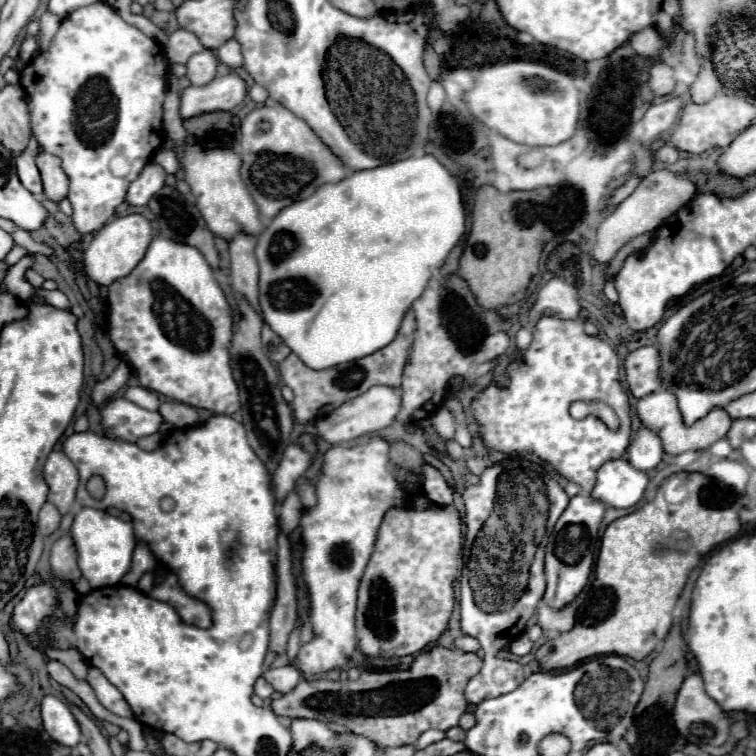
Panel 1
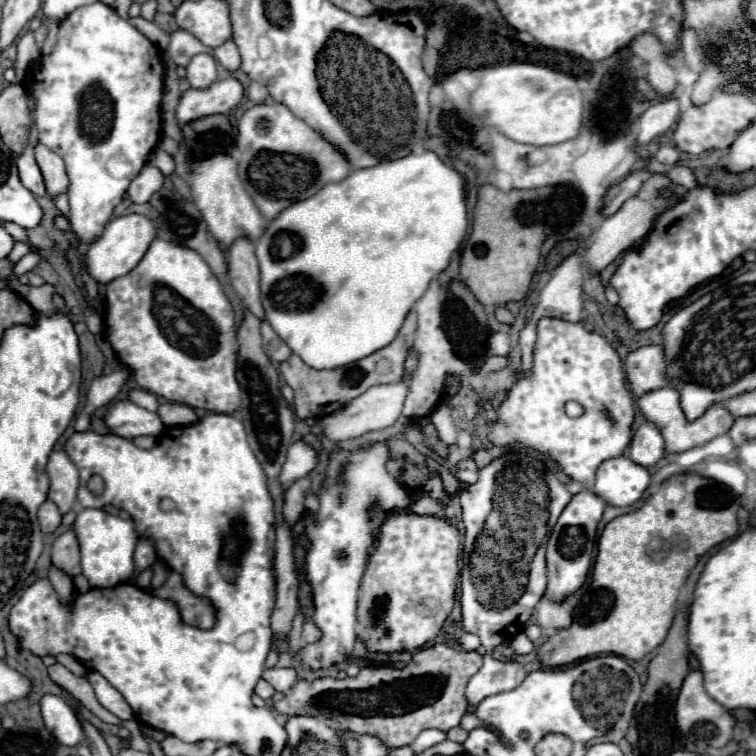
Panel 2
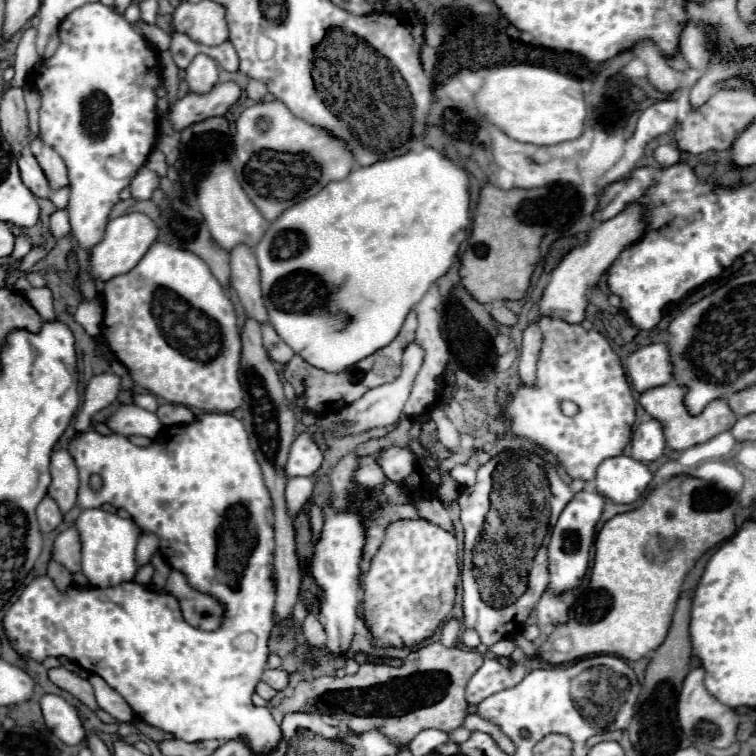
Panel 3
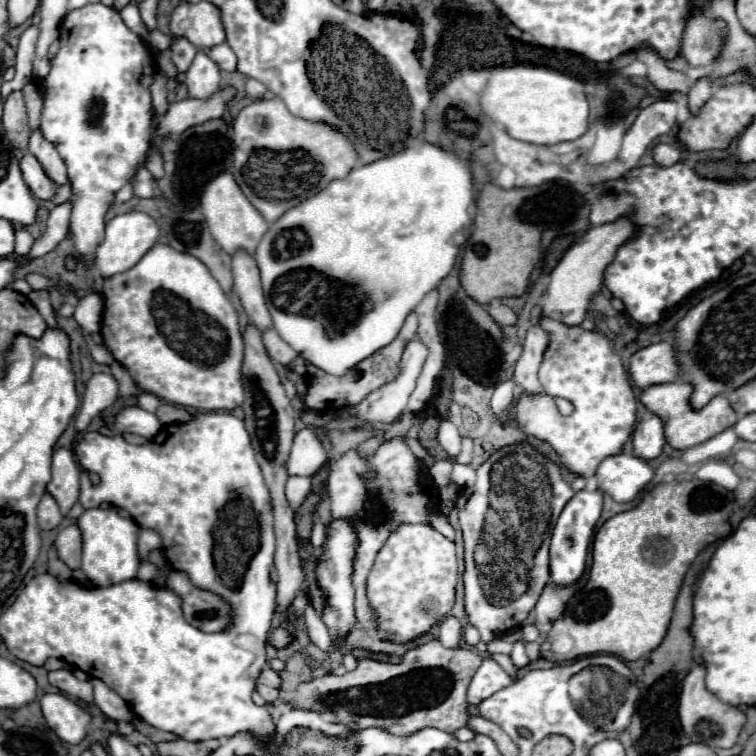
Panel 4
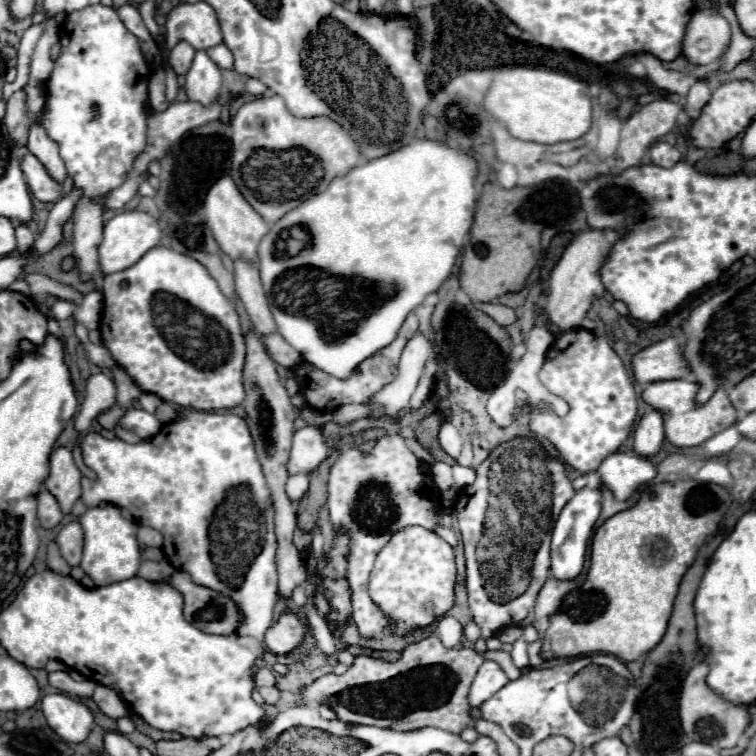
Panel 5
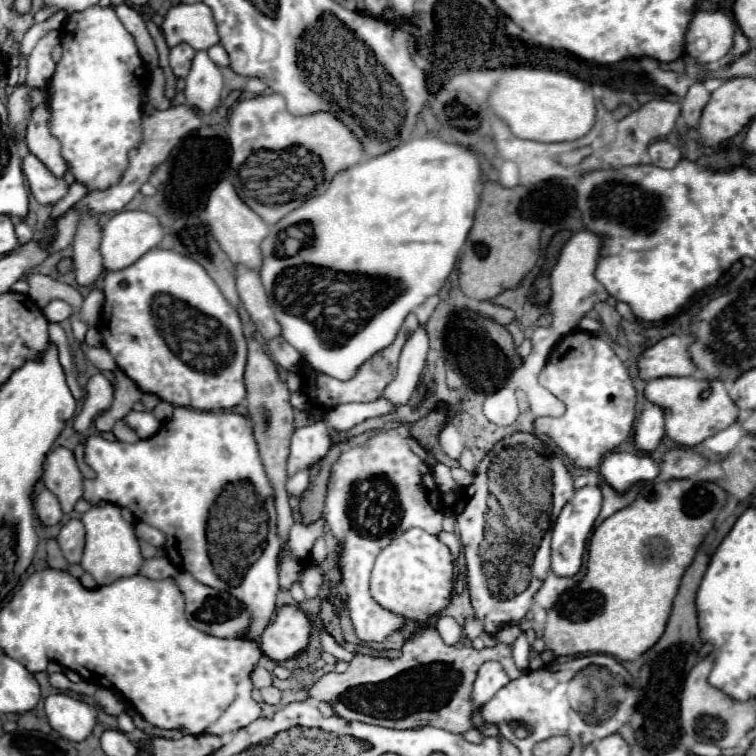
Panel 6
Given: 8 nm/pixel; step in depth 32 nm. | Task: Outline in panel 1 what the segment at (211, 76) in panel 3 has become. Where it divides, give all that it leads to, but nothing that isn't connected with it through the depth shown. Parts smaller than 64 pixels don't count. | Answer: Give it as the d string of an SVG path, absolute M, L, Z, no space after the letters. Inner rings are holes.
M204 48L202 52L196 52L188 62L186 62L186 76L194 86L204 86L216 76L216 54L210 48Z

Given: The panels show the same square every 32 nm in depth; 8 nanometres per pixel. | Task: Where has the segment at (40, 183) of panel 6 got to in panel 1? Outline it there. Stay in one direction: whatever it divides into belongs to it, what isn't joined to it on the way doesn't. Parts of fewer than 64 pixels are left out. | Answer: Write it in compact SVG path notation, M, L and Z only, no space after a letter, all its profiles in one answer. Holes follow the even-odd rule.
M24 150L16 156L16 170L18 170L18 178L20 178L22 186L28 192L32 192L34 196L40 196L42 194L42 180L40 180L38 168L36 168L36 160L28 150Z

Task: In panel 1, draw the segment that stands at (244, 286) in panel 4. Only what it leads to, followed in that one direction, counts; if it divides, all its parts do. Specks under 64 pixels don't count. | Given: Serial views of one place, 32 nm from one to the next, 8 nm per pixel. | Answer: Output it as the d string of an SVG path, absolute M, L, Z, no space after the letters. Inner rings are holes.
M240 234L234 236L230 242L230 284L232 288L246 296L248 302L260 312L258 308L258 264L254 258L256 236Z

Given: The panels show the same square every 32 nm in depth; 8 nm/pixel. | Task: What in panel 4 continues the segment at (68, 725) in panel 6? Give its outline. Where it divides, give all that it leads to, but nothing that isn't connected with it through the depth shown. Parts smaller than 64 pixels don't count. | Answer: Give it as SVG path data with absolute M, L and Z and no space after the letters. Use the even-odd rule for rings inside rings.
M44 694L40 706L48 728L52 728L62 742L80 744L86 738L90 714L84 712L78 704L62 694Z

